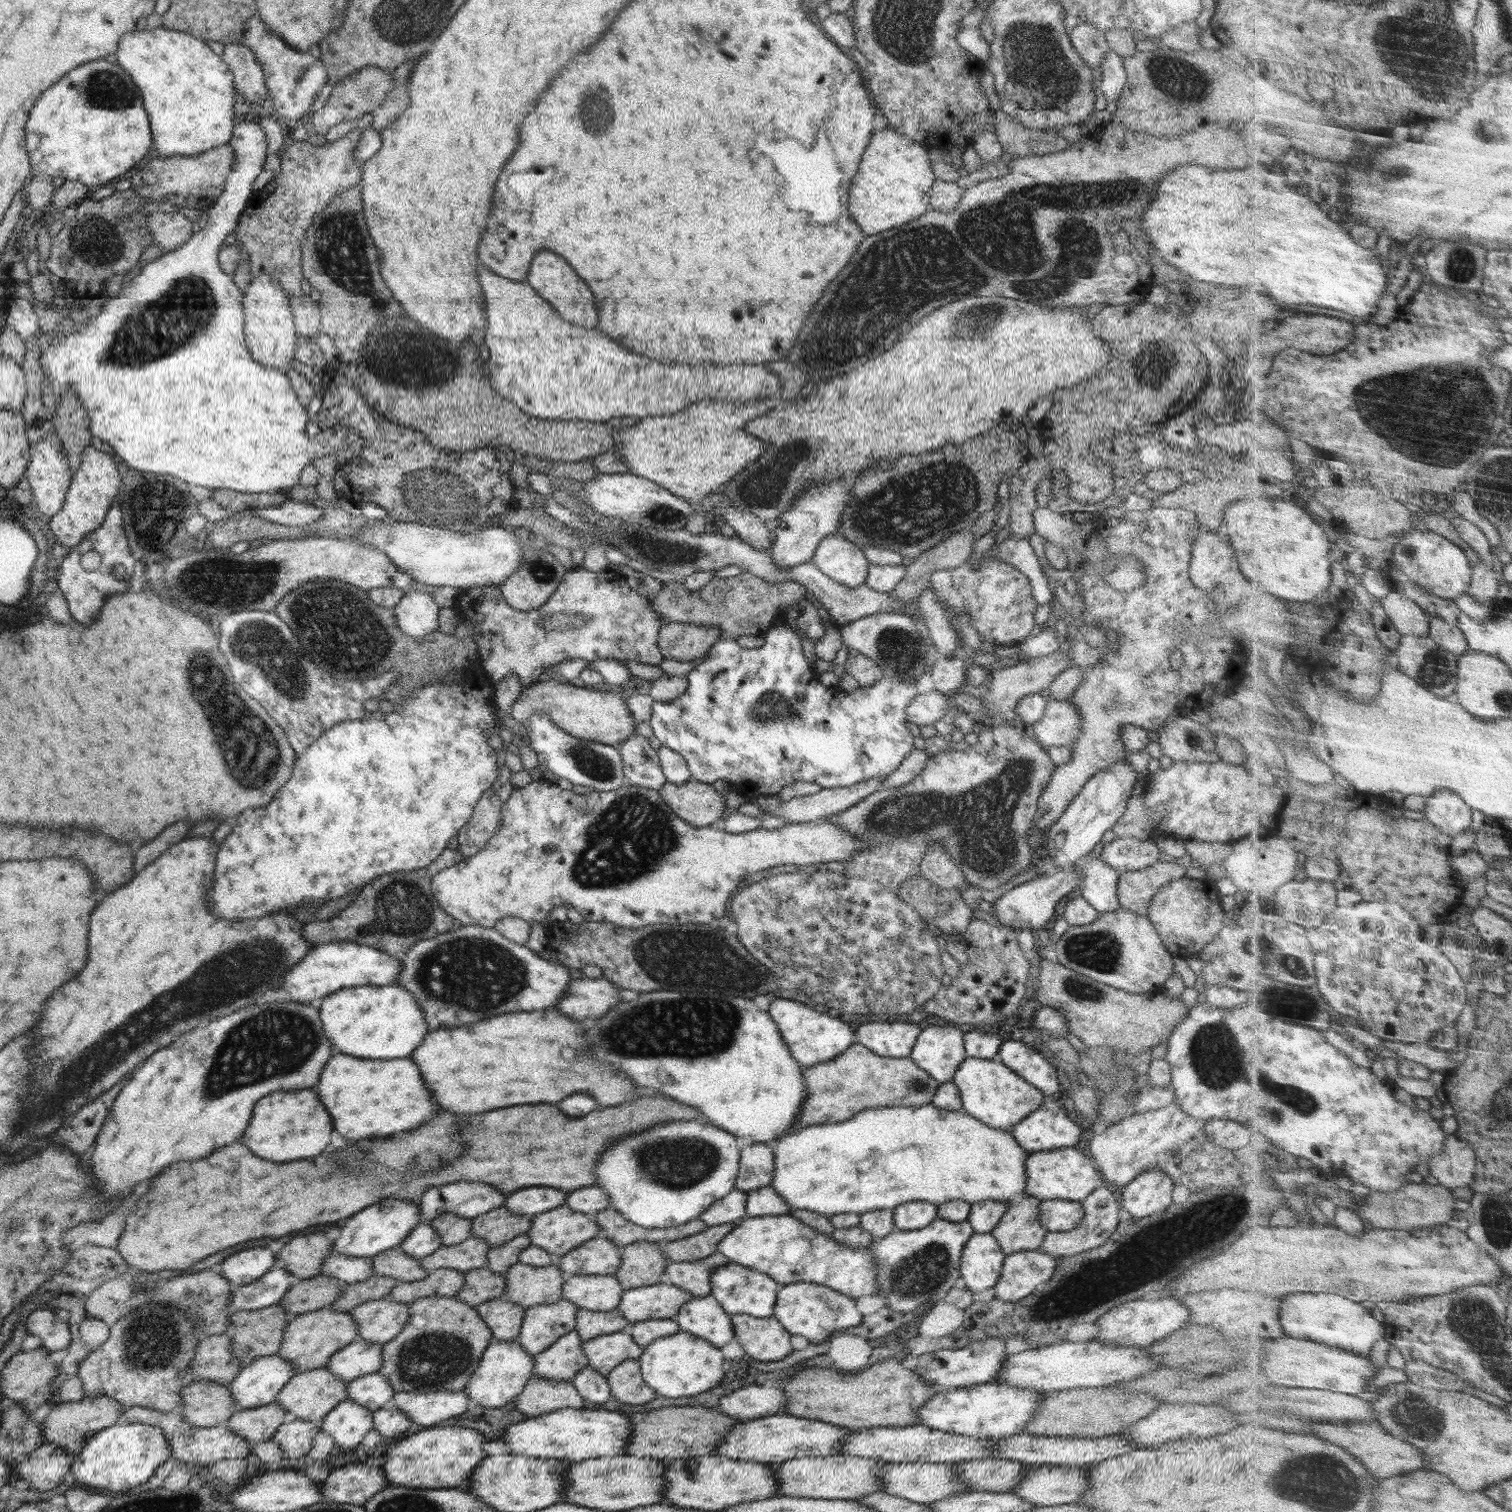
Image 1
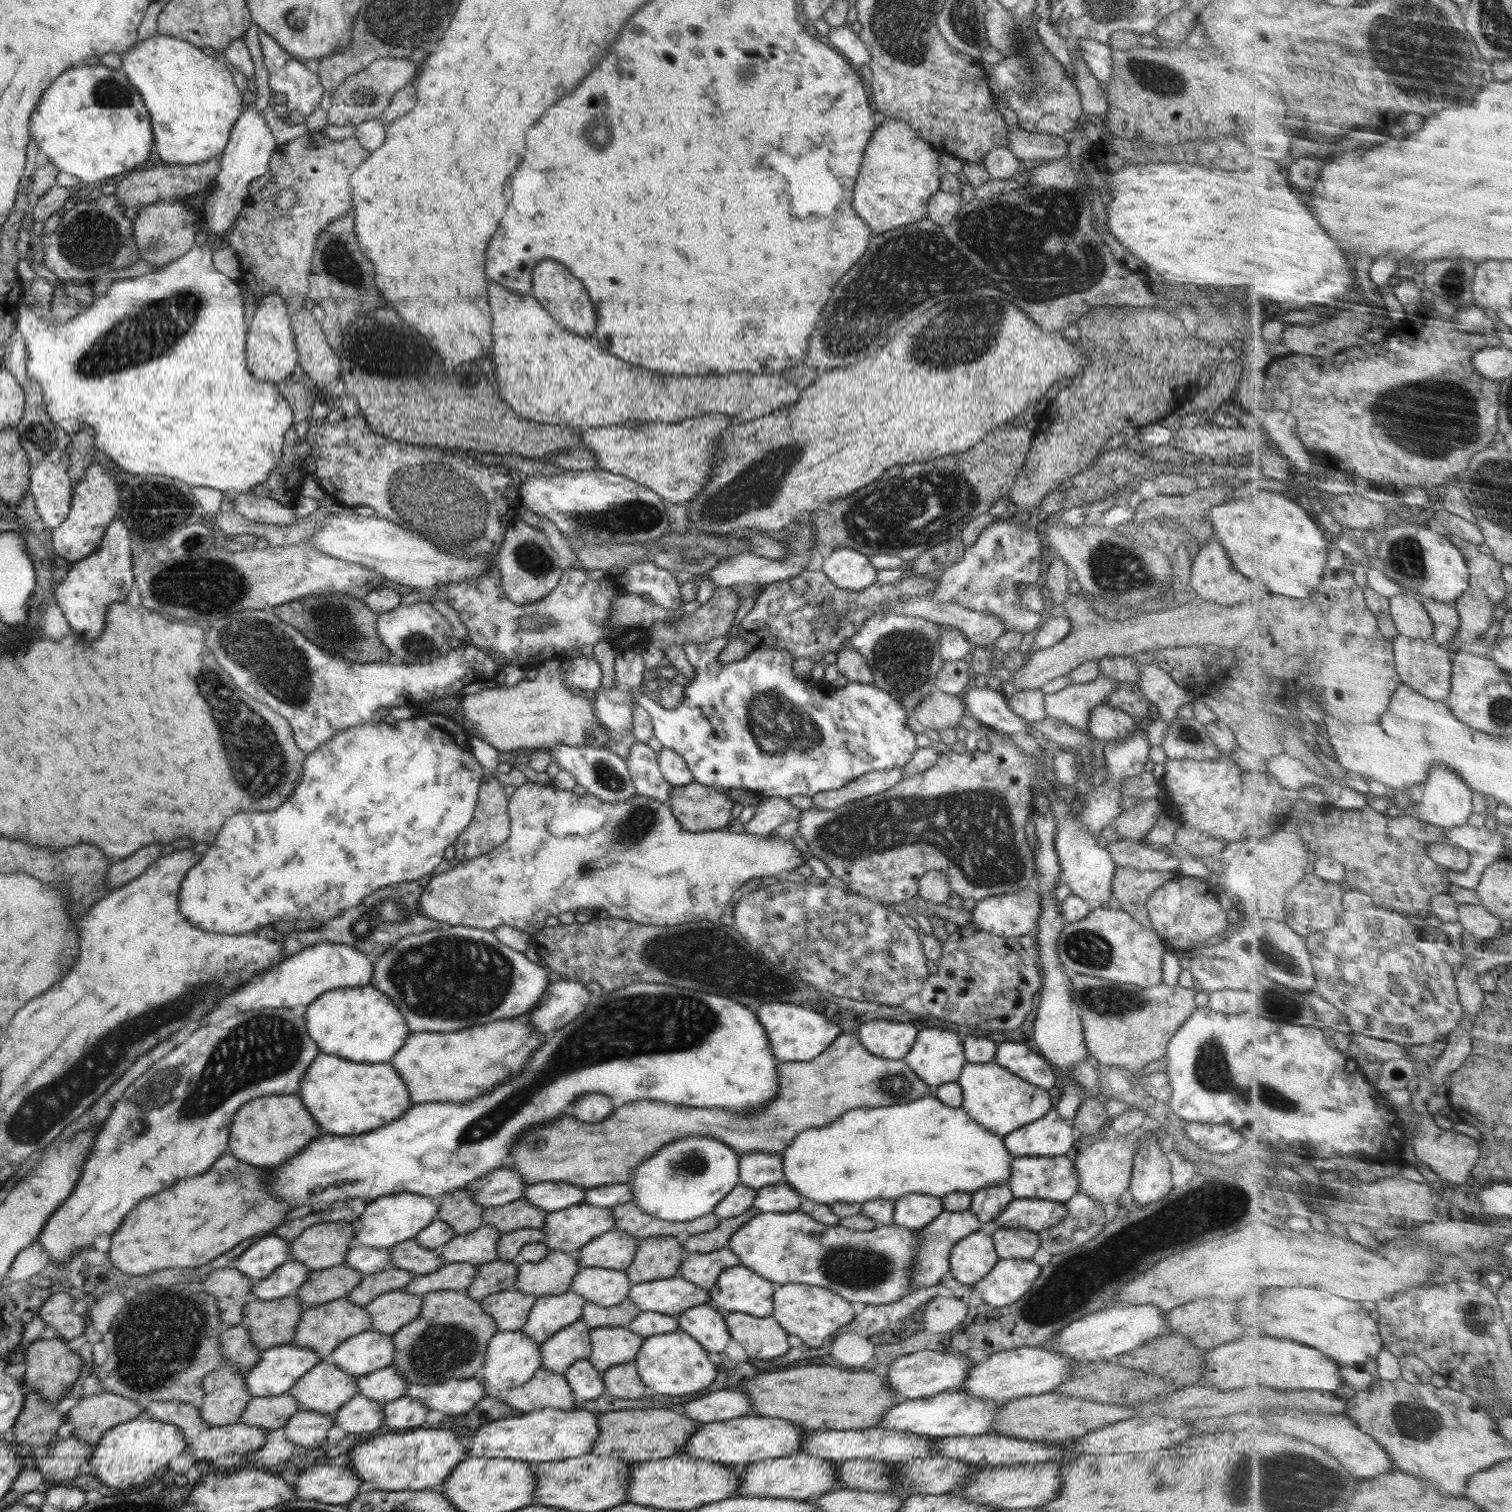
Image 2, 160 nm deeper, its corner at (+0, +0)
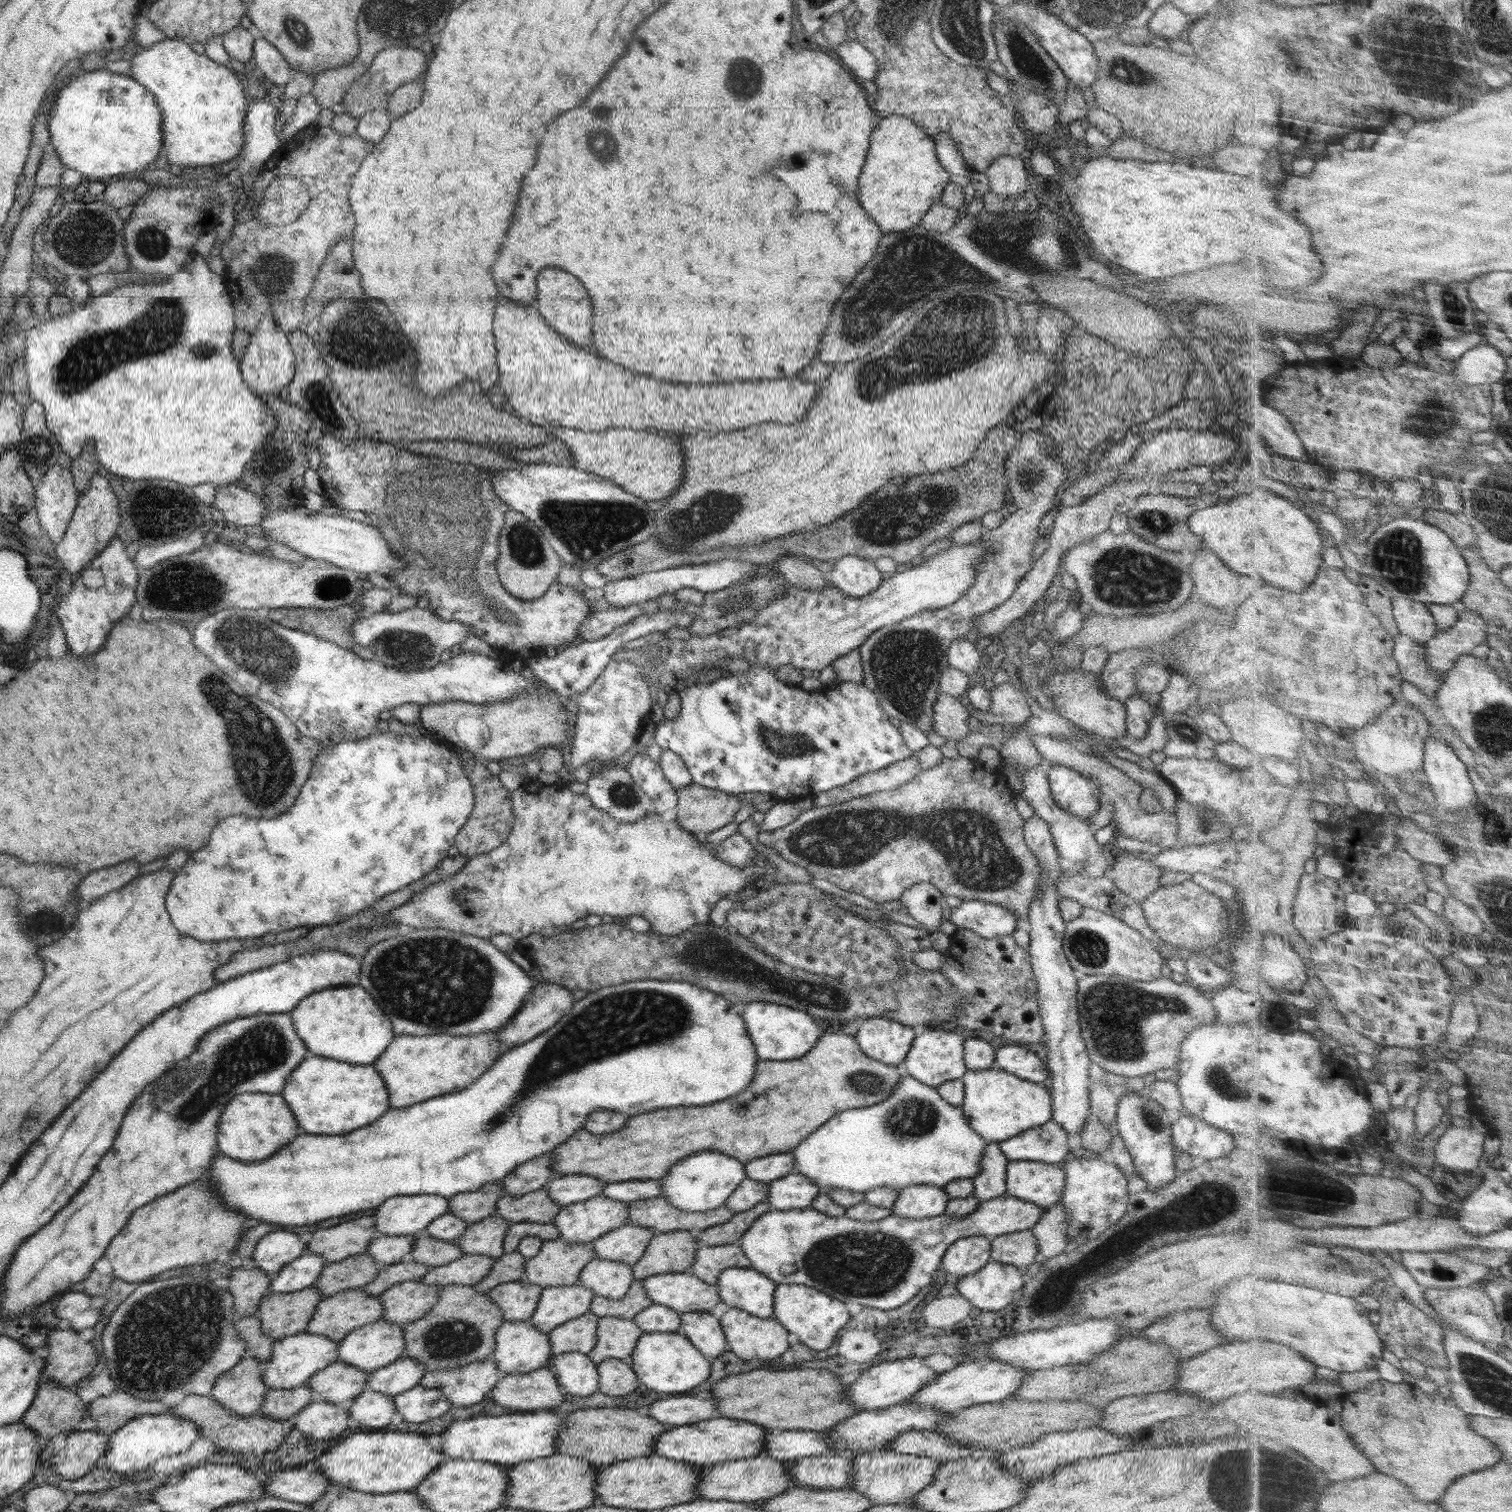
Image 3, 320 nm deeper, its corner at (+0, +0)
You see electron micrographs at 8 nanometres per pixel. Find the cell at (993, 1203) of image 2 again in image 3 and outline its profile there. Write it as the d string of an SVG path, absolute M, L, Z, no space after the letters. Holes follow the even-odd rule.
M988 1143L985 1146L978 1174L971 1179L975 1188L973 1194L980 1203L1006 1194L1008 1163L1009 1160L997 1143Z

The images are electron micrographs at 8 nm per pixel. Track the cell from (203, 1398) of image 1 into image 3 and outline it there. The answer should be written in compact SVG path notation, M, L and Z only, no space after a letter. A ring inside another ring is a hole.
M244 1356L234 1368L220 1374L211 1395L232 1414L255 1415L269 1390L262 1382L262 1370L261 1361Z

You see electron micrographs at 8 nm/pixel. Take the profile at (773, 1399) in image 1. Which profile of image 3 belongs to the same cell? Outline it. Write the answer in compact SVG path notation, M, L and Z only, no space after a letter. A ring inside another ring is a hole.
M677 1394L674 1398L642 1402L641 1410L661 1424L682 1426L718 1416L717 1400Z

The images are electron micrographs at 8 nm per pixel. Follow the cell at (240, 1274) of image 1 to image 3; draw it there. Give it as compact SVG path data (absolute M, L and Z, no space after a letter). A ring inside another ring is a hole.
M272 1232L263 1236L255 1246L254 1264L270 1277L276 1276L284 1265L307 1251L307 1245L293 1232Z

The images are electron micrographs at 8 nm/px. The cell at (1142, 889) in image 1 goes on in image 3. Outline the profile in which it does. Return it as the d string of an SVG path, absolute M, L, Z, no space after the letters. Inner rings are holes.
M1122 855L1109 871L1108 877L1126 896L1142 902L1153 890L1160 888L1160 869L1152 861L1141 860L1137 855Z

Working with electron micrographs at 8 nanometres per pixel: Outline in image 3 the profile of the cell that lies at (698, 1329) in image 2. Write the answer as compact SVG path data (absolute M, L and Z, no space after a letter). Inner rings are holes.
M684 1313L680 1320L679 1332L704 1356L716 1358L728 1350L722 1326L711 1313Z

